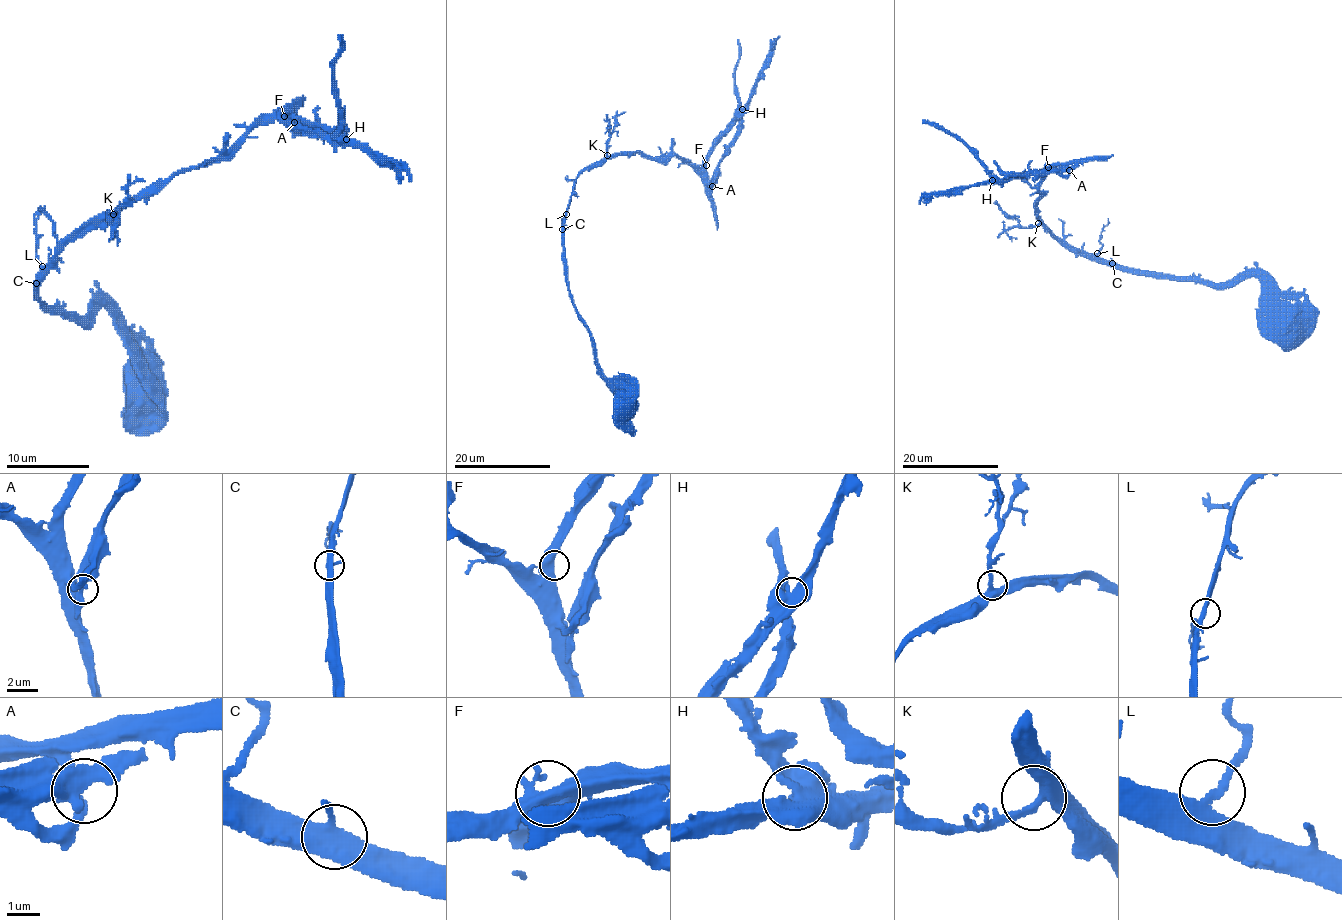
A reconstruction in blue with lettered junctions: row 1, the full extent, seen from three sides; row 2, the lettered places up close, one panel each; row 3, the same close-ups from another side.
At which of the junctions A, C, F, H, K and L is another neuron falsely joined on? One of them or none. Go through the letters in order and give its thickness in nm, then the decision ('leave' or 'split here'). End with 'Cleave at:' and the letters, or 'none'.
A: calibre 500 nm; leave
C: calibre 440 nm; leave
F: calibre 400 nm; leave
H: calibre 600 nm; leave
K: calibre 360 nm; leave
L: calibre 280 nm; leave
Cleave at: none

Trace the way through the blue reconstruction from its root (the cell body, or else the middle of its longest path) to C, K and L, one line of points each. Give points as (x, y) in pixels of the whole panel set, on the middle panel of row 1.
C: (623, 407), (617, 390), (602, 374), (592, 335), (570, 294), (563, 230)
K: (623, 407), (617, 390), (602, 374), (592, 335), (570, 294), (564, 247), (564, 219), (576, 178), (607, 155)
L: (623, 407), (617, 390), (602, 374), (592, 335), (570, 294), (564, 247), (566, 214)

